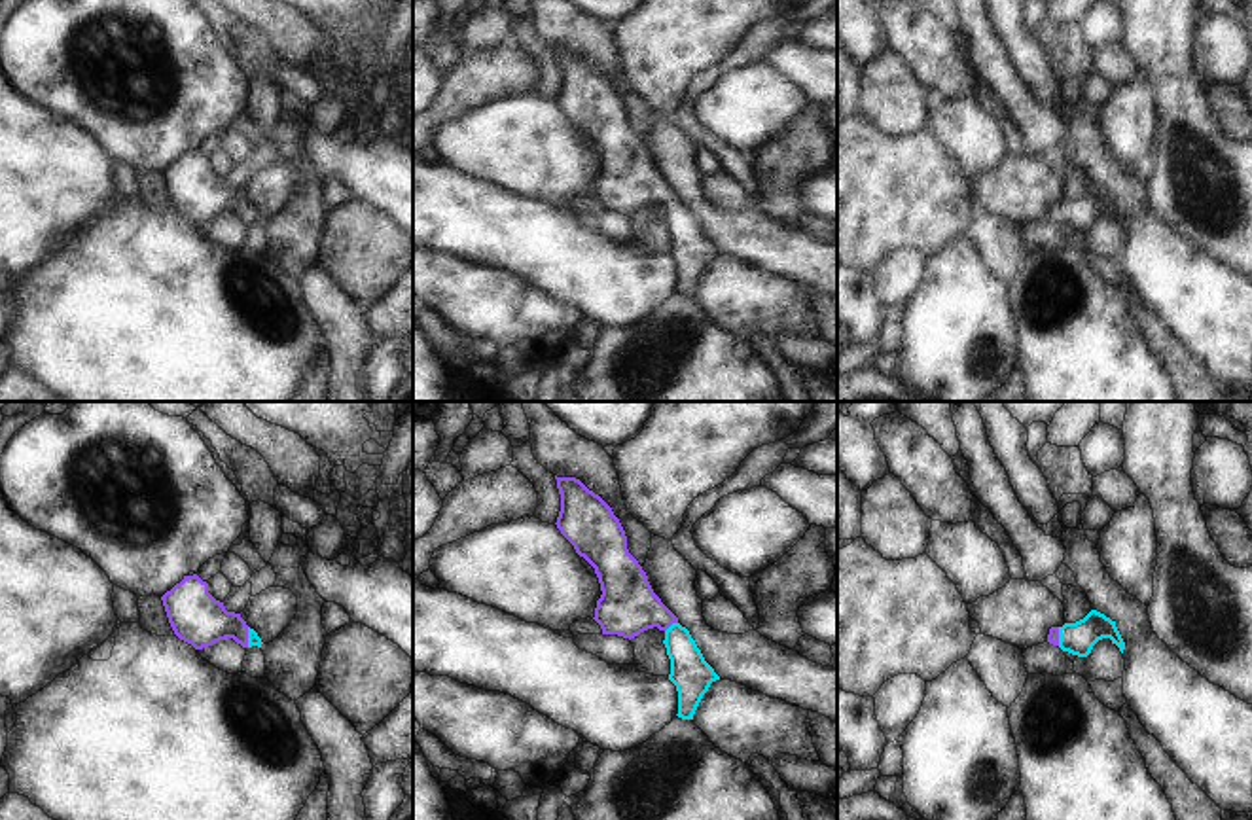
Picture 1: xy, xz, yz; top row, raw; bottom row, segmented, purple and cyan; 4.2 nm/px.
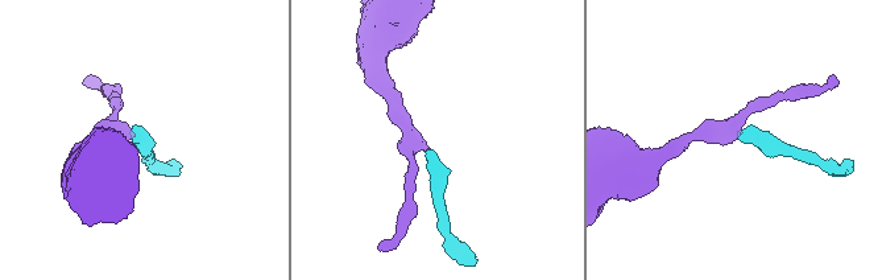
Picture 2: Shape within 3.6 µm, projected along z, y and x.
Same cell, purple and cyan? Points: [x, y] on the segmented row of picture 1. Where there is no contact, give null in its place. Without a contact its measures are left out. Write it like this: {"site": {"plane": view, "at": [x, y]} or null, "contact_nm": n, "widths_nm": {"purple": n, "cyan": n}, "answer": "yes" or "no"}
{"site": {"plane": "xz", "at": [671, 623]}, "contact_nm": 70, "widths_nm": {"purple": 260, "cyan": 170}, "answer": "yes"}

